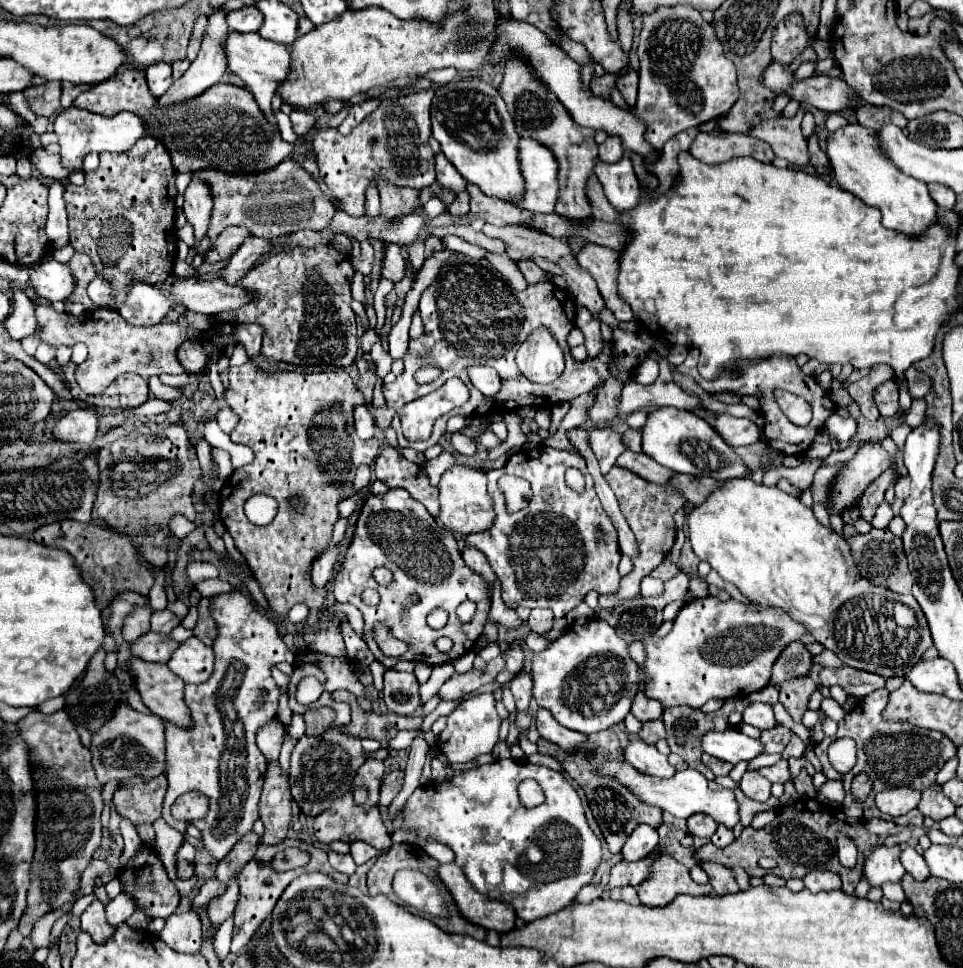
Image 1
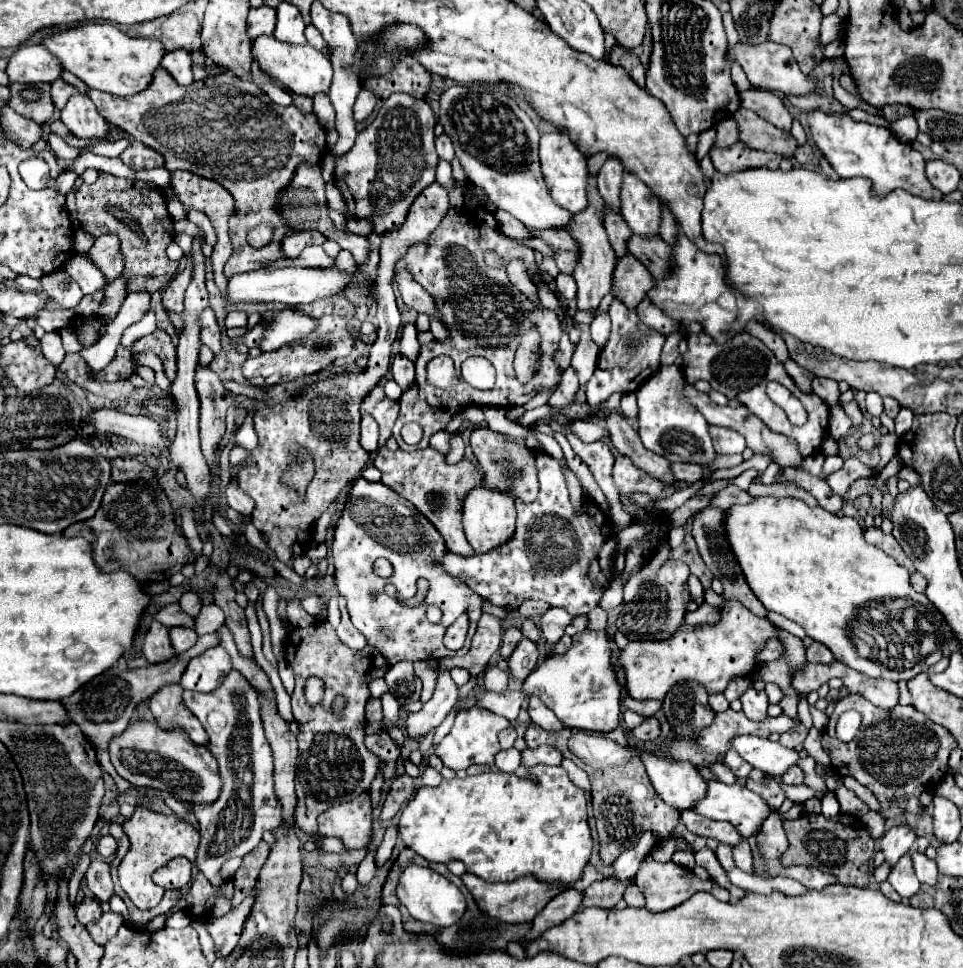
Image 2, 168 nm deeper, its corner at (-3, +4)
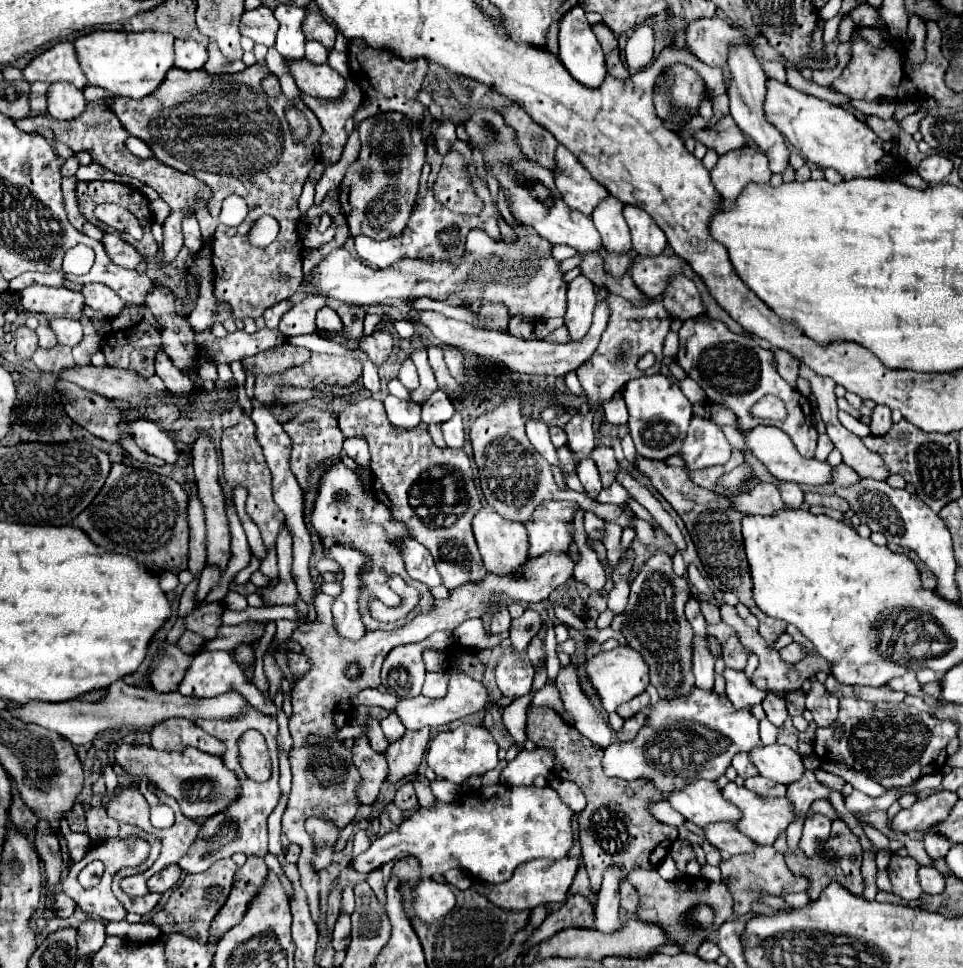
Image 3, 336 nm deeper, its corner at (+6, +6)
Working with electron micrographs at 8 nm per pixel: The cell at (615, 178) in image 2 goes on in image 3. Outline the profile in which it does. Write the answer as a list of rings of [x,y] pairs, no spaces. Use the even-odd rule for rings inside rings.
[[[606,196],[592,212],[592,220],[608,252],[618,252],[618,254],[628,252],[630,256],[636,254],[630,244],[628,224],[622,216],[622,202],[616,196]]]

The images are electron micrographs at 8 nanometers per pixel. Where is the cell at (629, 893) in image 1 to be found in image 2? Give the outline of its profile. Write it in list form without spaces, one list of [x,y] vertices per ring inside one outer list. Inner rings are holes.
[[[629,884],[627,890],[625,890],[625,902],[627,902],[627,906],[643,908],[645,906],[645,896],[639,892],[639,888],[635,884]]]

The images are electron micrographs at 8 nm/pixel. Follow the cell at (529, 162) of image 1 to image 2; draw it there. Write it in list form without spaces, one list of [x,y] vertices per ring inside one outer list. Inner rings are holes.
[[[559,132],[543,134],[541,144],[539,144],[539,158],[541,158],[541,170],[545,176],[545,182],[555,202],[559,202],[559,206],[567,208],[573,214],[585,210],[589,172],[587,172],[587,158],[577,150],[577,146],[565,134],[559,134]]]

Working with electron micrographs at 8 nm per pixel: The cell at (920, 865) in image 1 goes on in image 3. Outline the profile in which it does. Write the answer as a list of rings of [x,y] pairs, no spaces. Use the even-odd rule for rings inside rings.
[[[920,866],[918,880],[926,894],[940,894],[944,890],[944,878],[934,866]]]

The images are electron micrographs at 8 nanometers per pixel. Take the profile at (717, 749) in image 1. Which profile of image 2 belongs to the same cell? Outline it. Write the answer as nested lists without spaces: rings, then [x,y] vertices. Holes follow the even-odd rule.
[[[739,736],[733,742],[733,750],[741,754],[753,768],[769,774],[783,776],[791,766],[799,762],[799,752],[785,748],[779,742],[771,742],[769,738],[759,736]]]

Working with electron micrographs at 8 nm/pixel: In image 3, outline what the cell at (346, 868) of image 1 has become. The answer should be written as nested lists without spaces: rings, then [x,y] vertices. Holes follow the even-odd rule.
[[[338,914],[332,932],[332,948],[348,948],[348,944],[350,944],[350,916]]]

